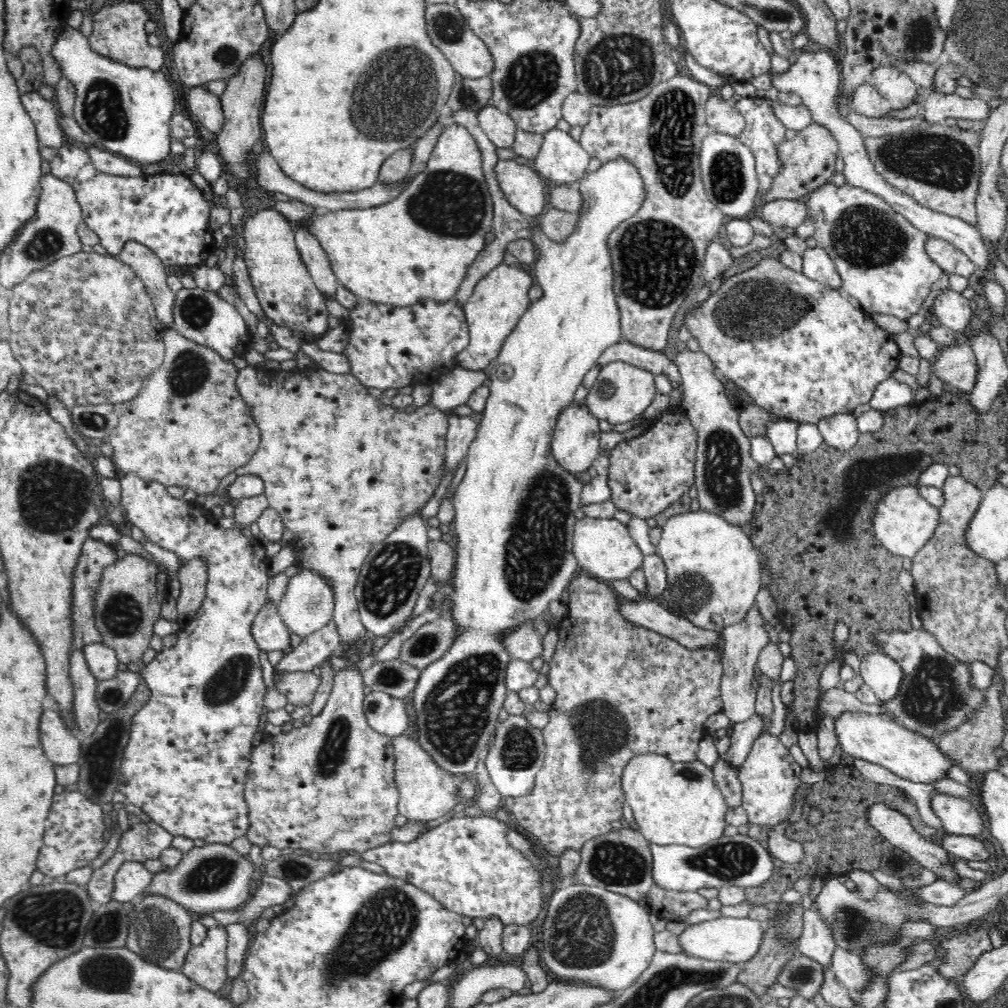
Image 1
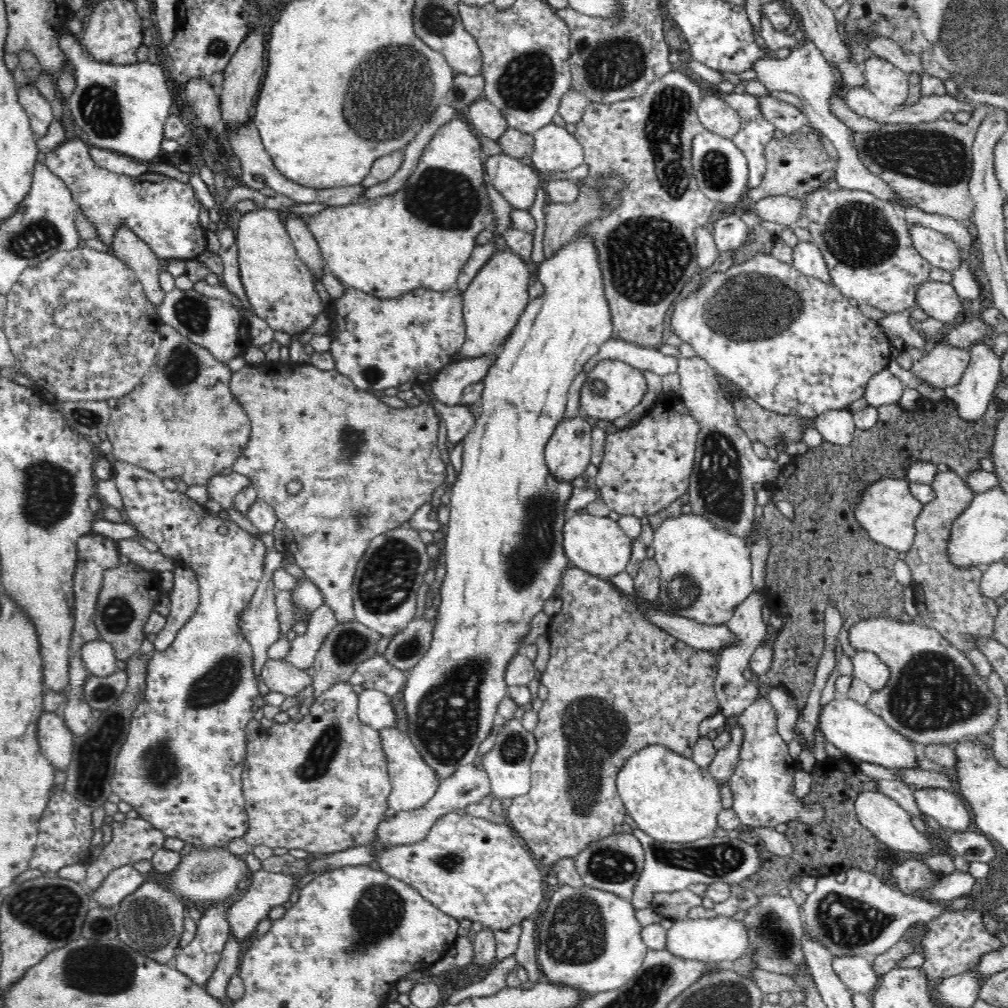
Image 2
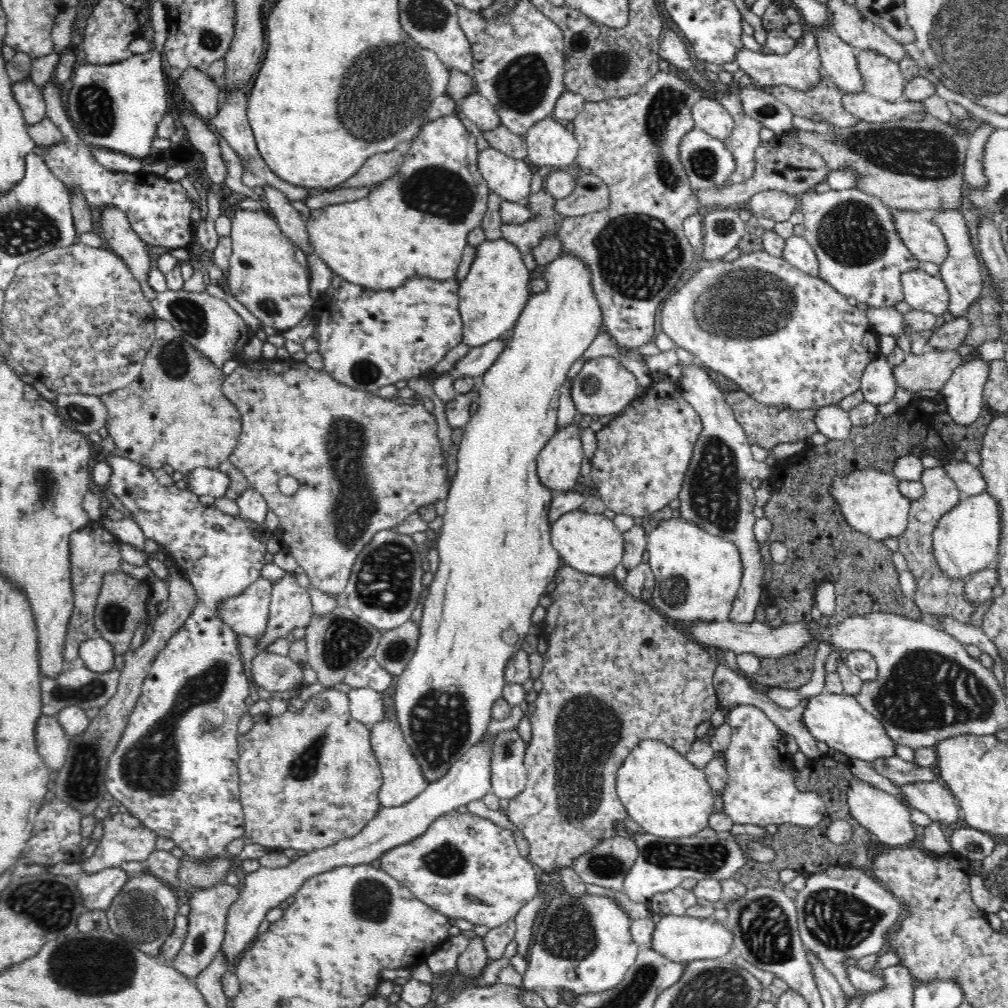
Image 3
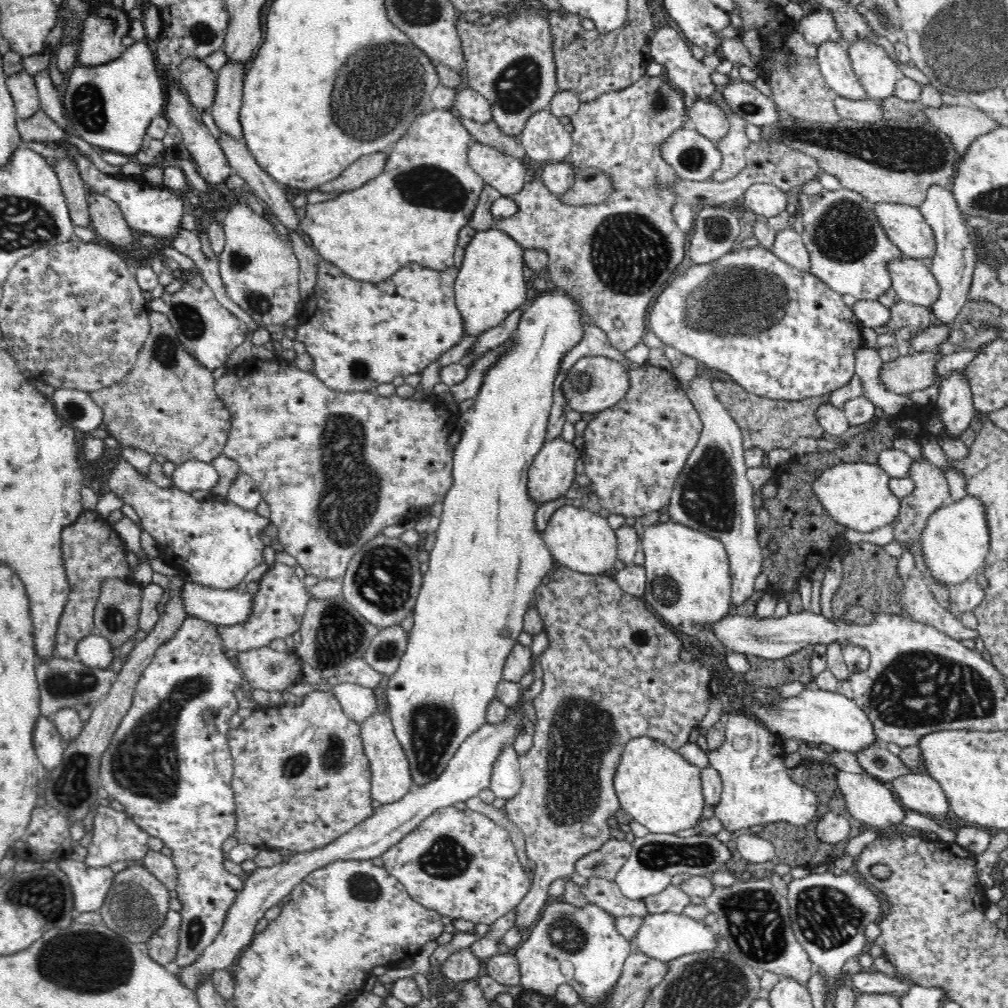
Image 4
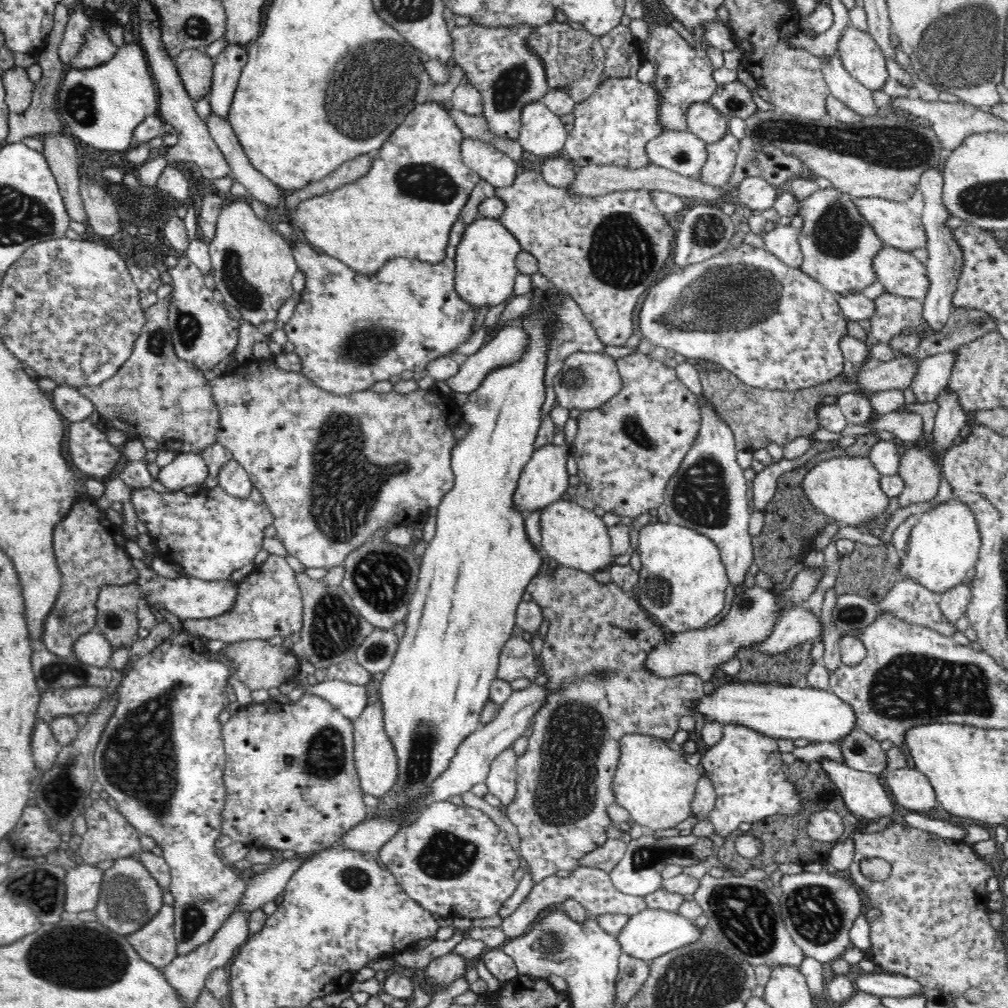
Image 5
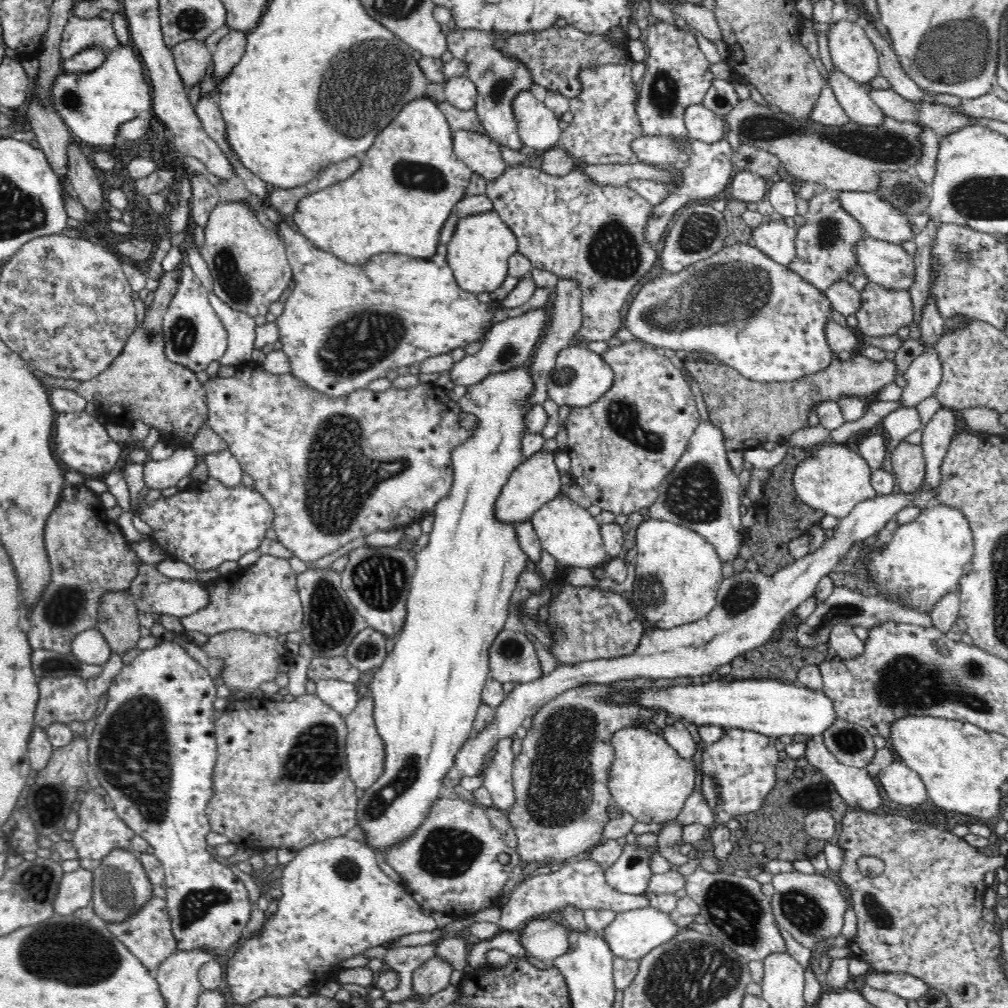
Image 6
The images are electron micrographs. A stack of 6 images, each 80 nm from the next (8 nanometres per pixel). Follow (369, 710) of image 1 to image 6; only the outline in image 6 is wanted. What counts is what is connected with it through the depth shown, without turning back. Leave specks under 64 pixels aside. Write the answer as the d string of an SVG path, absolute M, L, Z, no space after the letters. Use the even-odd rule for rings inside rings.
M315 679L315 695L343 717L357 704L356 685L336 679Z

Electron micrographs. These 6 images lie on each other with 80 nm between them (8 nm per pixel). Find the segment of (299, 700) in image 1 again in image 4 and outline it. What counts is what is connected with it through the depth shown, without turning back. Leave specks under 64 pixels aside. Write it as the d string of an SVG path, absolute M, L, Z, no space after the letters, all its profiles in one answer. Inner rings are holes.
M266 646L250 647L249 650L244 651L244 654L238 656L238 671L244 674L244 682L246 682L252 689L261 688L268 692L283 692L302 680L302 668L300 667L301 661L299 657L291 651L278 652L272 648Z

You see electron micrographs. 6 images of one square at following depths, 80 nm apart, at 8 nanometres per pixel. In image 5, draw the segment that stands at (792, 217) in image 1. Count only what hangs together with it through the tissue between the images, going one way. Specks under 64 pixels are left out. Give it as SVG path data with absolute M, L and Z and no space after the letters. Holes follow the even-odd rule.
M748 176L737 188L736 203L753 210L770 210L778 198L778 188L758 176Z

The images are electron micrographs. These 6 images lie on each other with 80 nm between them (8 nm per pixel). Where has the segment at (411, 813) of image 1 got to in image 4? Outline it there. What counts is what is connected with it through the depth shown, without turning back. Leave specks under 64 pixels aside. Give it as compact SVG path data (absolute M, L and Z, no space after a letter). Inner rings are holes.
M374 711L358 724L361 752L364 752L367 770L370 772L369 792L382 805L392 804L414 789L414 782L409 762L404 762L404 754L400 754L400 746L396 746L396 738L392 738L392 726L388 726L388 716L373 713Z

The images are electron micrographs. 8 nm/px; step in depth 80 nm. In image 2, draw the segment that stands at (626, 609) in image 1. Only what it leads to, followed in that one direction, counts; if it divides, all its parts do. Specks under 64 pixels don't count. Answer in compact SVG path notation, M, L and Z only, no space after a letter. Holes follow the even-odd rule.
M651 603L646 604L649 605L647 610L650 610L651 618L654 619L656 625L696 650L717 652L736 642L734 633L726 624L720 624L720 626L700 624L692 619L664 614L664 611L656 610Z

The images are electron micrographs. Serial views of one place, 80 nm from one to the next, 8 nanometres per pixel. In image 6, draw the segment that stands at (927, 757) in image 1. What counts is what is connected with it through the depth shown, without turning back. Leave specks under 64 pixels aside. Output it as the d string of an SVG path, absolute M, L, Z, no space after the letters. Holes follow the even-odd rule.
M721 678L719 680L710 681L710 684L704 686L688 686L682 688L685 684L676 684L676 688L670 690L660 690L660 692L644 692L640 694L640 708L662 708L666 710L670 716L680 716L683 722L694 722L699 726L706 724L720 726L721 729L744 729L752 732L759 732L771 738L776 739L779 736L792 736L801 739L808 735L815 734L822 737L824 730L828 730L834 720L838 718L836 710L832 709L832 704L824 693L814 689L809 689L795 683L784 683L772 679L734 679Z

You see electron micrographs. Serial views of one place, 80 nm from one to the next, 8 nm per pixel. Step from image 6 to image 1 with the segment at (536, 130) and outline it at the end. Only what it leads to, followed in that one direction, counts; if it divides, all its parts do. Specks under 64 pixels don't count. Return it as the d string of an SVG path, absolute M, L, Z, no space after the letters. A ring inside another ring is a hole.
M554 127L541 134L541 142L534 170L548 184L572 184L587 174L592 159L568 132Z

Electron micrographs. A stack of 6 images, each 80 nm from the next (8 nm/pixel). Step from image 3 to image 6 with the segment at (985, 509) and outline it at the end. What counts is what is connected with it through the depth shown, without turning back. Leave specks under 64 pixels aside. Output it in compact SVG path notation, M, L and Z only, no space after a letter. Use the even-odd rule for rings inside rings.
M931 504L926 510L922 511L920 516L910 522L900 526L888 546L884 548L882 554L874 556L872 564L868 566L870 578L874 578L882 586L882 596L902 596L910 606L918 606L917 612L927 613L933 606L950 590L959 586L959 582L964 577L964 566L972 561L975 542L973 541L972 530L969 529L969 523L965 515L956 509L950 509L948 506L938 506Z

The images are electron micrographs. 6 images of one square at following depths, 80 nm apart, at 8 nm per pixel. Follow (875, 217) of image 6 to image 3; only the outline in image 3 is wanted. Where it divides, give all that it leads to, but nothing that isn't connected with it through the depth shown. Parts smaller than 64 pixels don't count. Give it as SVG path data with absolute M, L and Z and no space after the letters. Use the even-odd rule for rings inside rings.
M892 209L892 219L900 241L921 262L940 265L948 258L948 243L940 227L913 210Z

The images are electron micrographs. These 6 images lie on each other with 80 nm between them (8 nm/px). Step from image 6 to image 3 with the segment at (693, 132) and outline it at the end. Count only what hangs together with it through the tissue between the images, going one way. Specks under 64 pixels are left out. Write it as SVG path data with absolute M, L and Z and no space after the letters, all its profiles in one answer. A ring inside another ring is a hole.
M702 97L692 107L695 126L718 140L725 140L734 130L728 109L719 100Z

